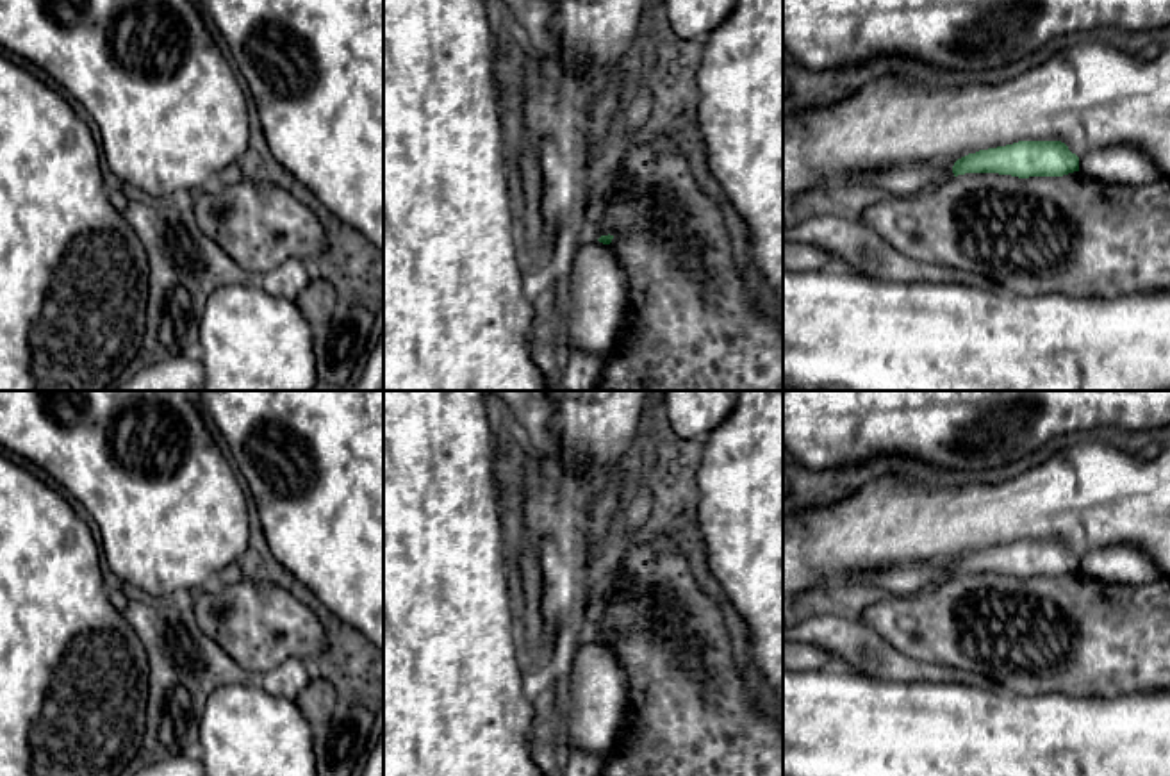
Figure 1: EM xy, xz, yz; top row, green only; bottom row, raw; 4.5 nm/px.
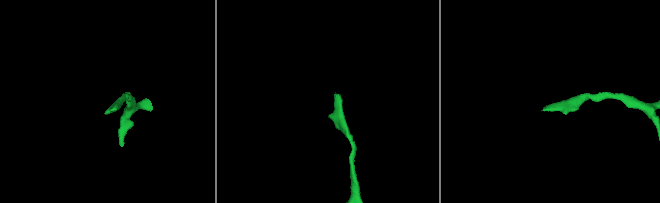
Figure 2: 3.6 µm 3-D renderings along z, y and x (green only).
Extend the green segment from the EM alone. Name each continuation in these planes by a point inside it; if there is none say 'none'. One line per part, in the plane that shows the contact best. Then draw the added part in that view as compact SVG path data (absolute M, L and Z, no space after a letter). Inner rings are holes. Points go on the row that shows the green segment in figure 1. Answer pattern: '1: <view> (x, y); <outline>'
1: yz (903, 179); M895 164L878 171L858 173L845 186L876 189L890 196L911 196L954 178L954 164Z

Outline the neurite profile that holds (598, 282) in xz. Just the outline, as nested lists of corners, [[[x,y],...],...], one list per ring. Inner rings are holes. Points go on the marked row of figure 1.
[[[603,243],[583,244],[571,268],[565,339],[589,353],[610,351],[628,307],[628,280],[615,253]]]

